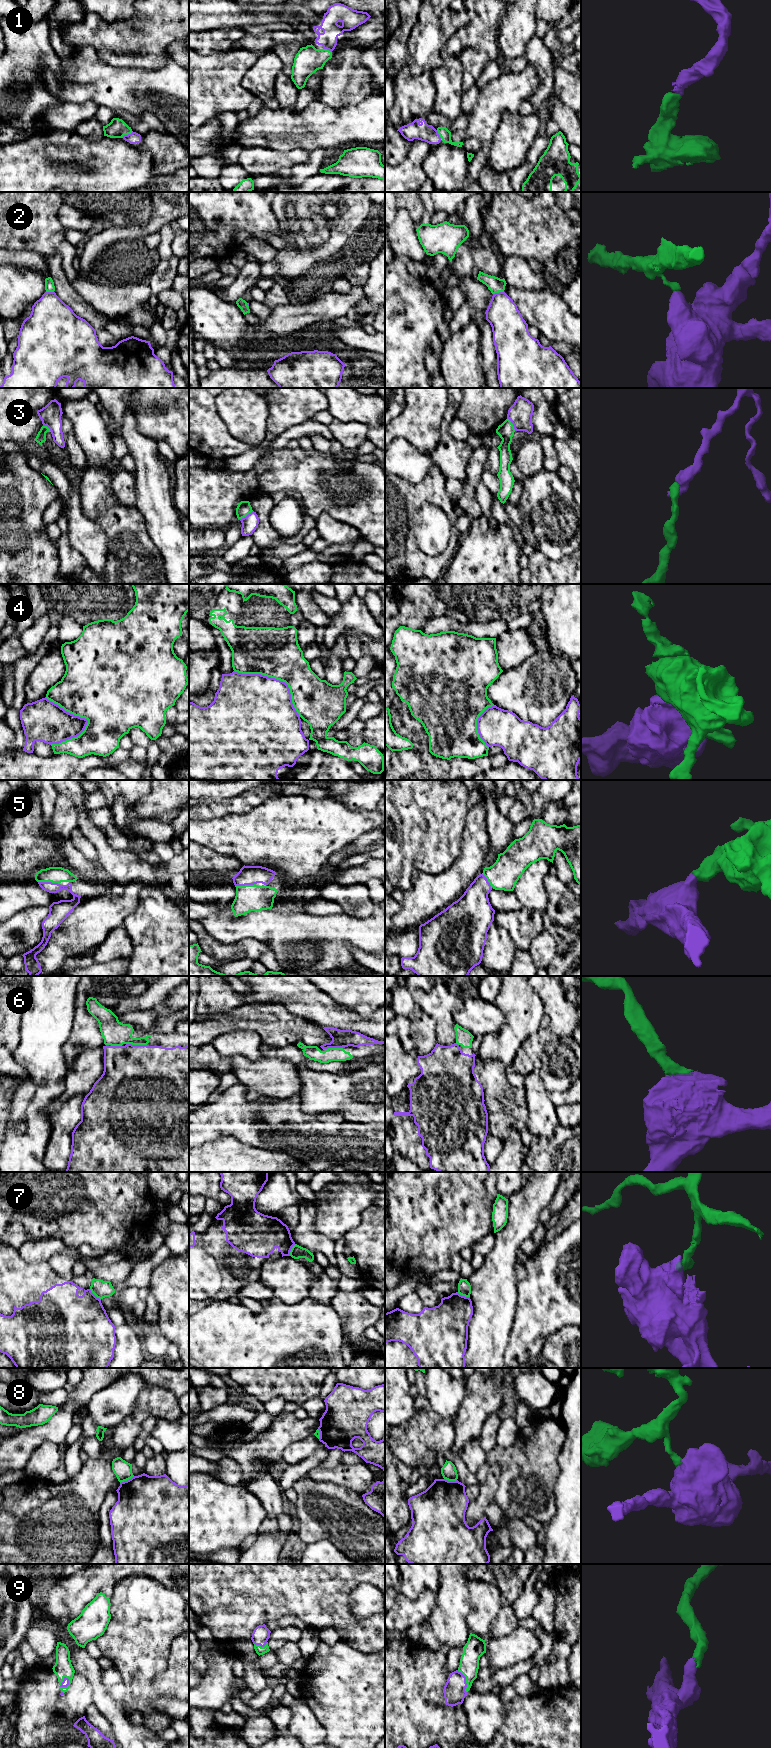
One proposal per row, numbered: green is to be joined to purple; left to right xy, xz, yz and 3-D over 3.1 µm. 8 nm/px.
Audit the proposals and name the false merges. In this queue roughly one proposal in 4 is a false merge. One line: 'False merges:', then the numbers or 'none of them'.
False merges: 2, 3, 4, 7

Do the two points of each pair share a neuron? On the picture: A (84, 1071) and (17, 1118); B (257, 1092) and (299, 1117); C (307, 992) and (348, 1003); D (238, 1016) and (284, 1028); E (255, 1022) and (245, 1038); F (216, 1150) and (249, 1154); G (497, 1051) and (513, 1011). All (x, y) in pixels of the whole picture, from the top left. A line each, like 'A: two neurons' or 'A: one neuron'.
A: two neurons
B: two neurons
C: two neurons
D: one neuron
E: two neurons
F: one neuron
G: one neuron

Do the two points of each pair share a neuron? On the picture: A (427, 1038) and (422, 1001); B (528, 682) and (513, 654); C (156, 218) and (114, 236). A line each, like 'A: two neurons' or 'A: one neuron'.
A: two neurons
B: two neurons
C: one neuron

